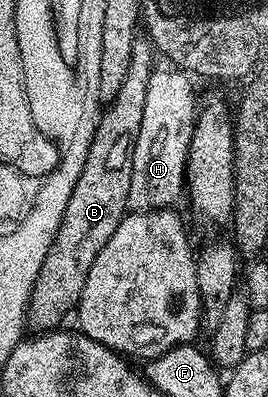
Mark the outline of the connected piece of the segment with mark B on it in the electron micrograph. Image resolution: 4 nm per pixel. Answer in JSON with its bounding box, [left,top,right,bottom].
[26,39,156,331]

